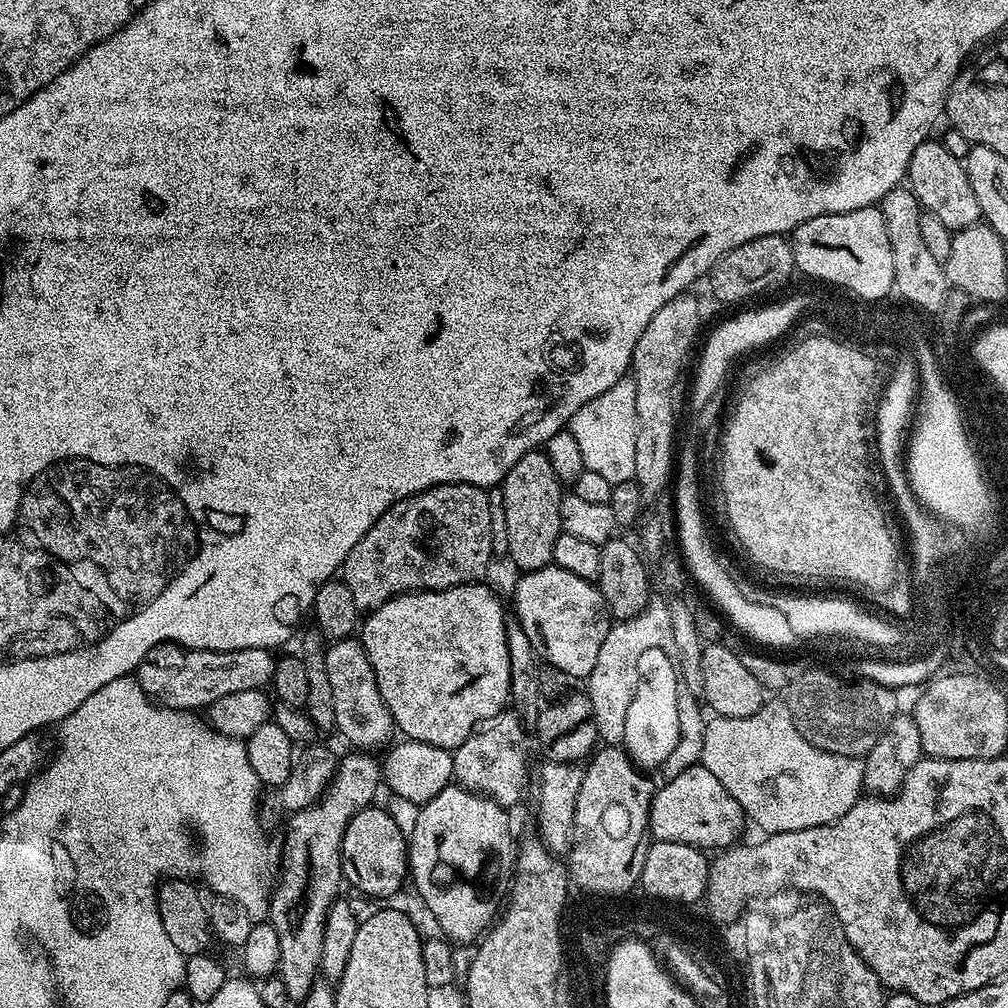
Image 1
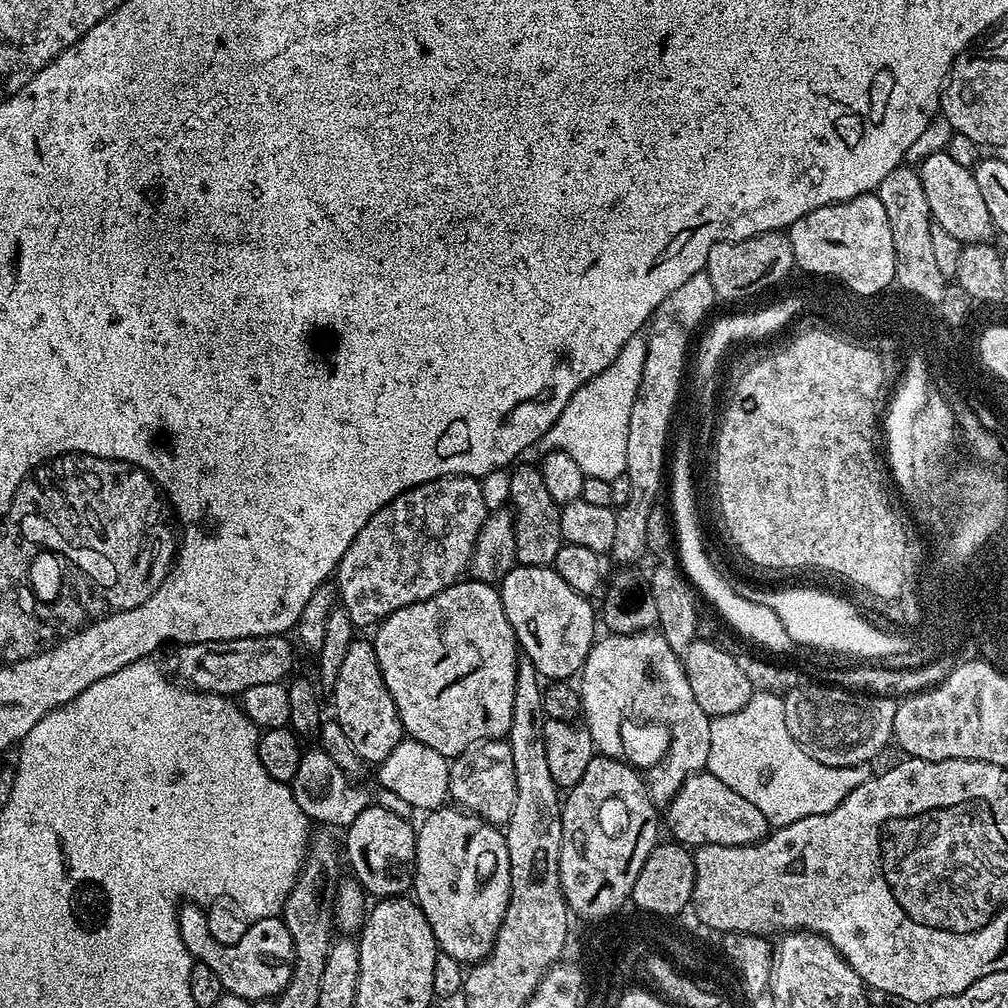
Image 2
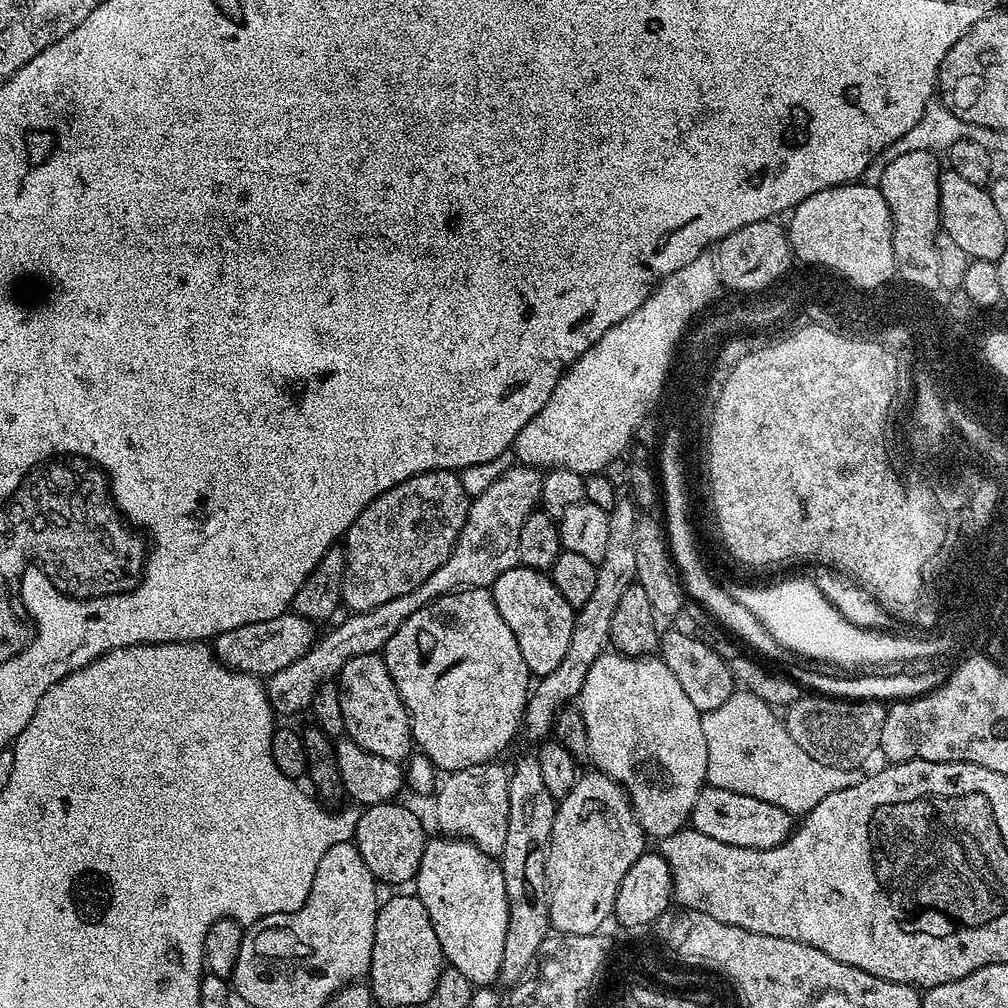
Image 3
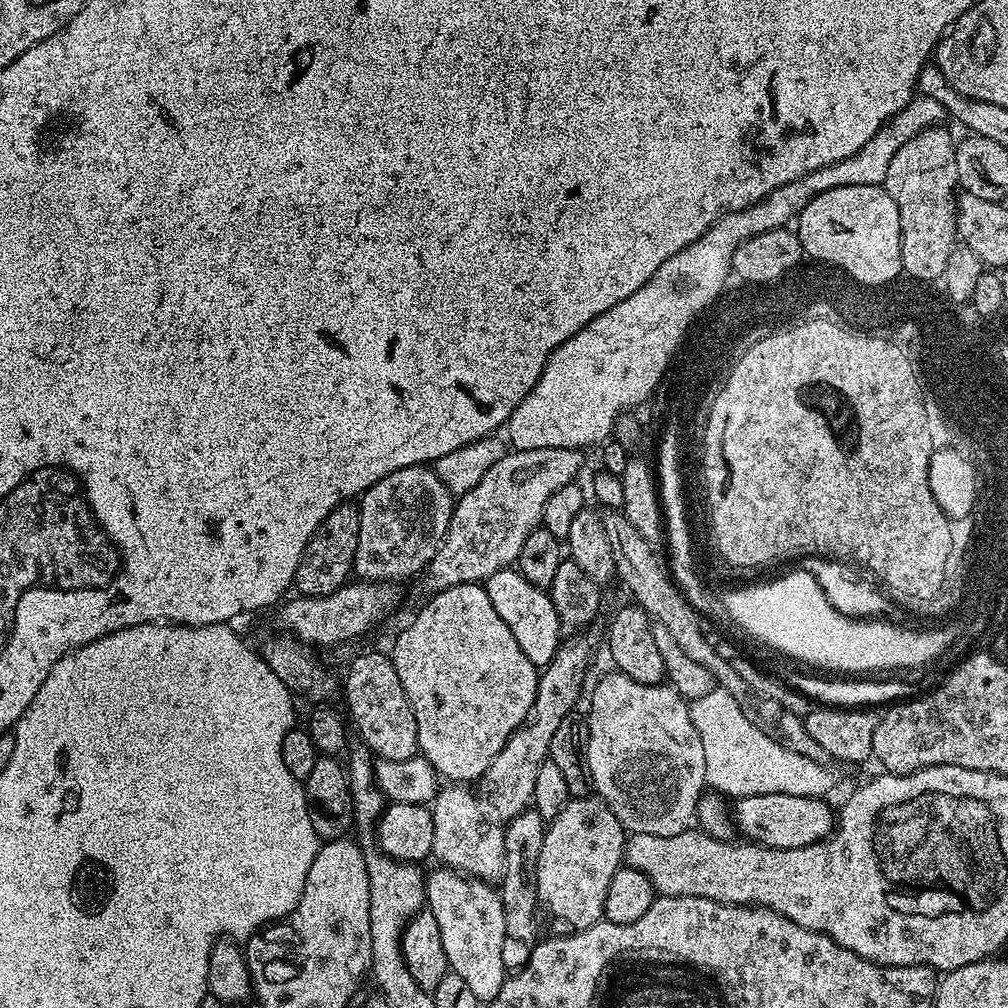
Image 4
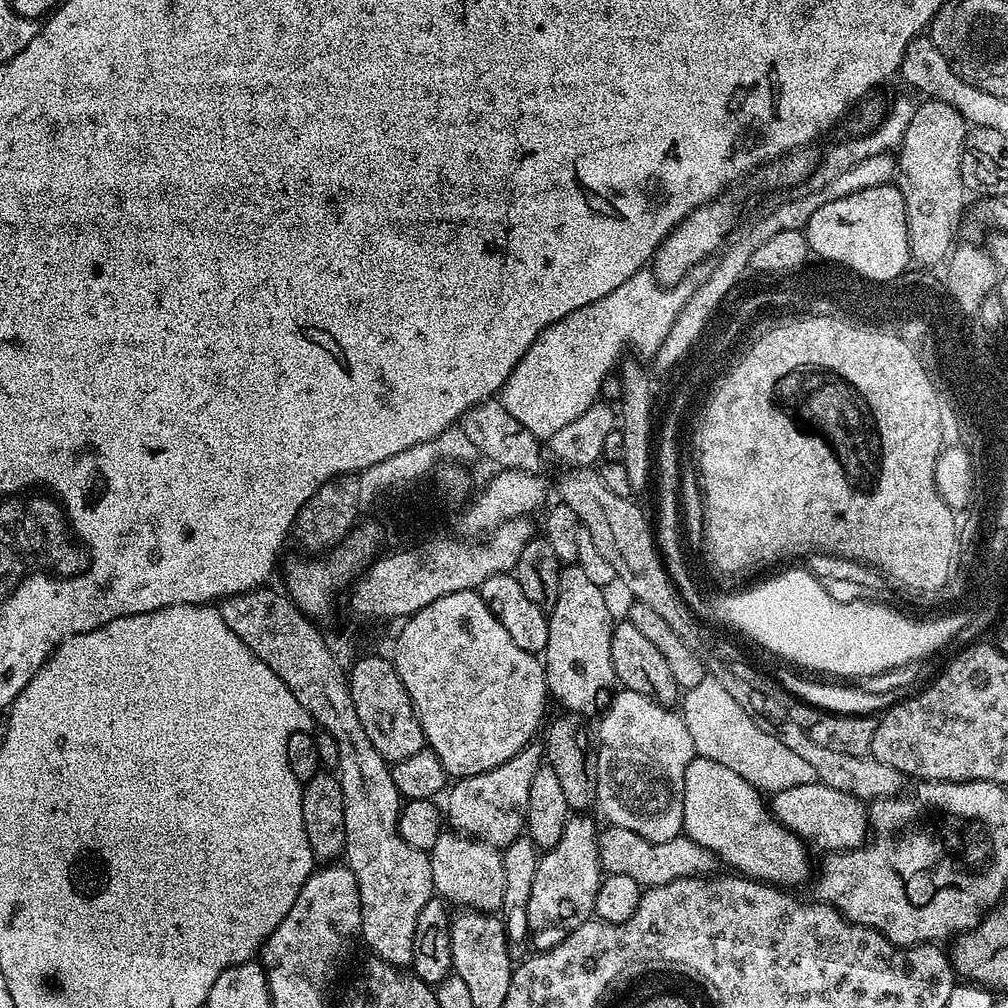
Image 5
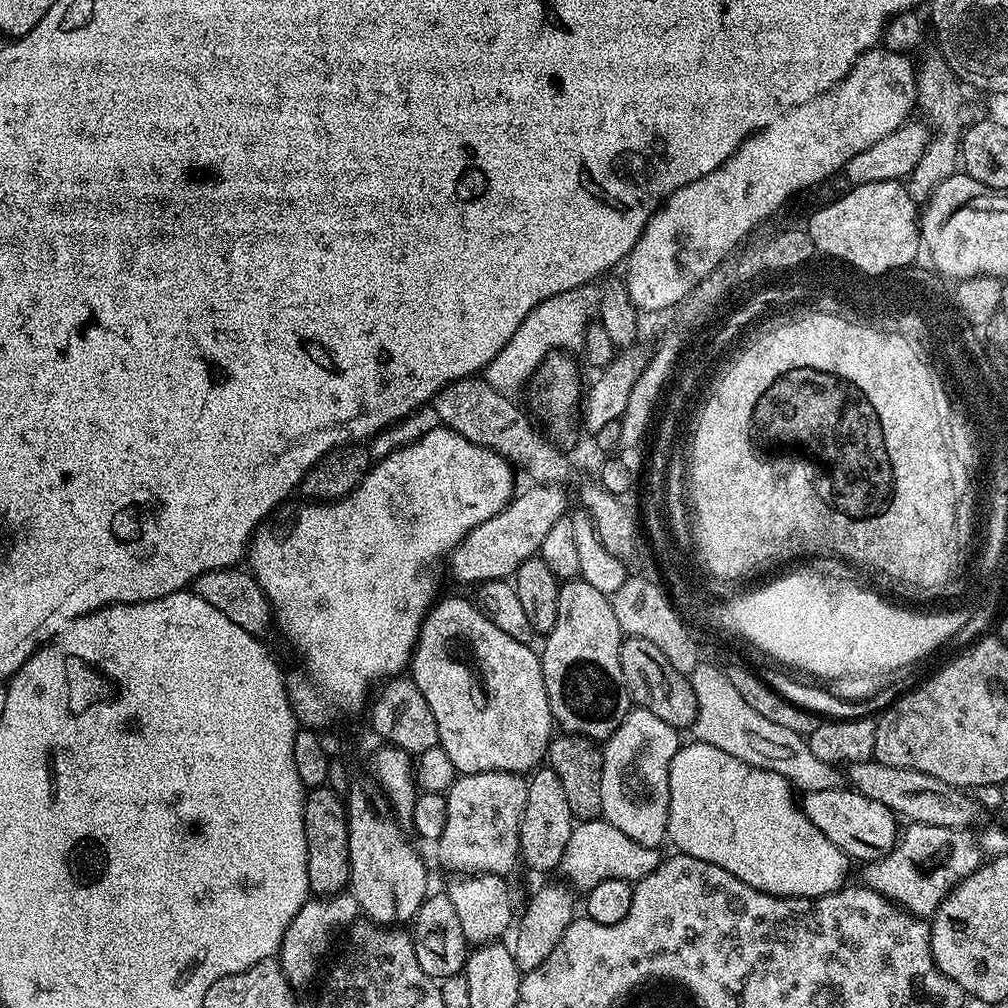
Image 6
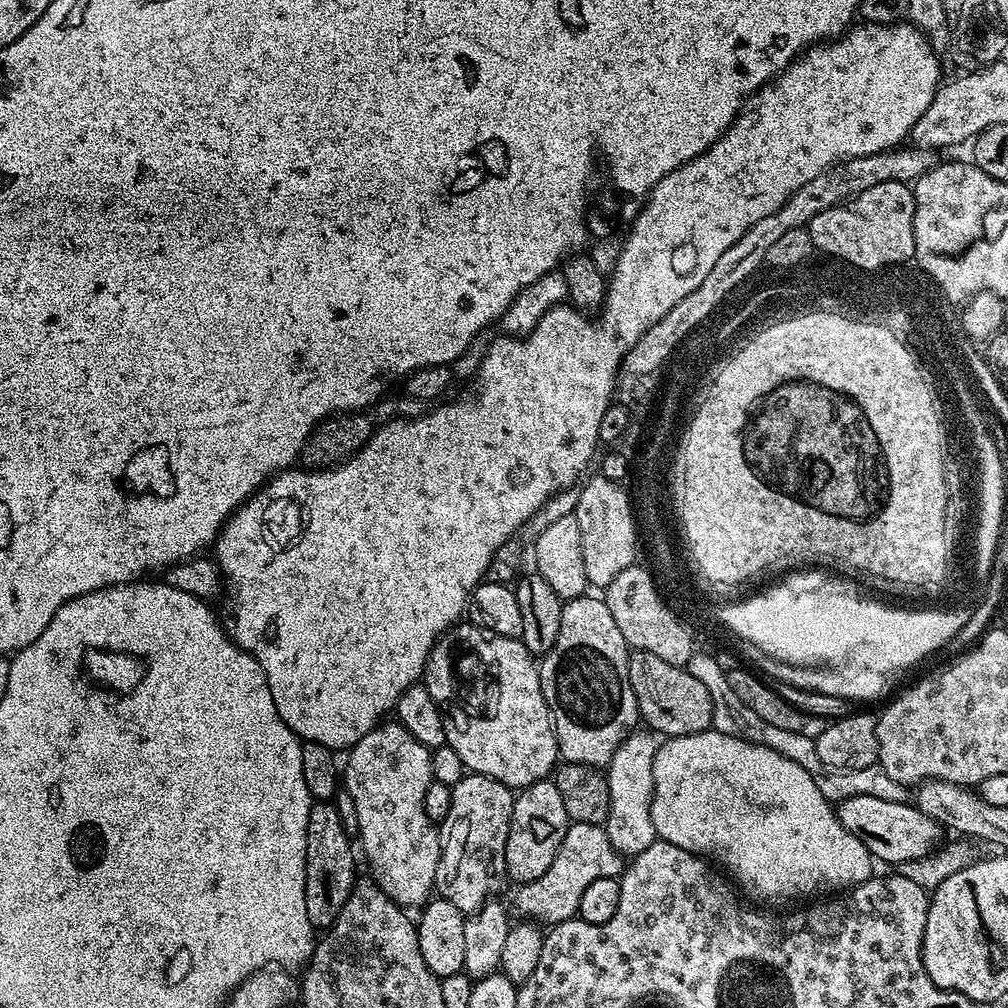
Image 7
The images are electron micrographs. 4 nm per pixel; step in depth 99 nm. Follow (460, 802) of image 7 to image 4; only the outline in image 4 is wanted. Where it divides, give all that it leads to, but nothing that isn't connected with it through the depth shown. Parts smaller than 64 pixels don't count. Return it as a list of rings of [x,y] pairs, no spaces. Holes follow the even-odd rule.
[[[580,634],[573,640],[565,639],[548,667],[539,673],[536,682],[534,702],[528,711],[528,718],[510,734],[506,746],[498,750],[494,762],[485,770],[482,777],[483,795],[488,795],[487,803],[492,803],[491,811],[501,821],[513,820],[518,814],[525,812],[532,804],[534,782],[538,779],[538,770],[549,759],[548,747],[554,739],[558,726],[562,726],[562,718],[573,715],[576,703],[580,700],[580,687],[584,684],[584,671],[592,660],[592,644],[583,640]]]

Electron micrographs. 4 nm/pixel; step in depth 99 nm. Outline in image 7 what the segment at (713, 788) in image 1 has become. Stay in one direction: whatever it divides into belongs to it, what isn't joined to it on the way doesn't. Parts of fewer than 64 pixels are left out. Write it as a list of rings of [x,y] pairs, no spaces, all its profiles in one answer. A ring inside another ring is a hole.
[[[855,796],[839,801],[835,809],[844,829],[861,840],[873,858],[885,860],[891,866],[922,859],[941,843],[942,825],[910,802],[886,802],[886,798]]]

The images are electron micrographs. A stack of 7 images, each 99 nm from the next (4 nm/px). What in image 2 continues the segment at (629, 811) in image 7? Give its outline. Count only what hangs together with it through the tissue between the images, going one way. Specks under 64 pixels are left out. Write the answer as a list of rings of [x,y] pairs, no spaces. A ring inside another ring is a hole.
[[[608,634],[605,640],[604,637],[597,639],[588,652],[588,661],[584,663],[582,669],[584,685],[580,688],[578,699],[585,720],[583,723],[588,729],[595,751],[605,756],[623,757],[625,761],[630,758],[624,740],[626,726],[642,726],[642,728],[652,726],[664,730],[666,734],[664,750],[646,769],[646,780],[650,785],[652,798],[657,805],[664,806],[675,796],[676,791],[684,785],[689,776],[707,769],[712,720],[704,713],[702,706],[694,702],[694,690],[690,690],[690,682],[686,678],[678,653],[670,650],[663,635],[648,635],[652,634],[628,634],[621,639],[625,639],[621,644],[616,644],[617,637],[612,634]]]

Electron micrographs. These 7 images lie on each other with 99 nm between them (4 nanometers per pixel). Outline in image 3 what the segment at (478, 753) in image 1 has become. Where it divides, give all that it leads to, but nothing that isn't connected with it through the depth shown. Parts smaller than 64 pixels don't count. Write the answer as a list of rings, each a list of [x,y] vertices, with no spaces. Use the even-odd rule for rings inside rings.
[[[489,762],[487,764],[472,764],[458,772],[447,773],[438,784],[436,796],[436,824],[441,828],[443,835],[448,838],[459,838],[470,840],[476,847],[481,848],[484,853],[493,858],[504,855],[506,846],[506,830],[508,829],[510,776],[504,773],[500,762]]]

